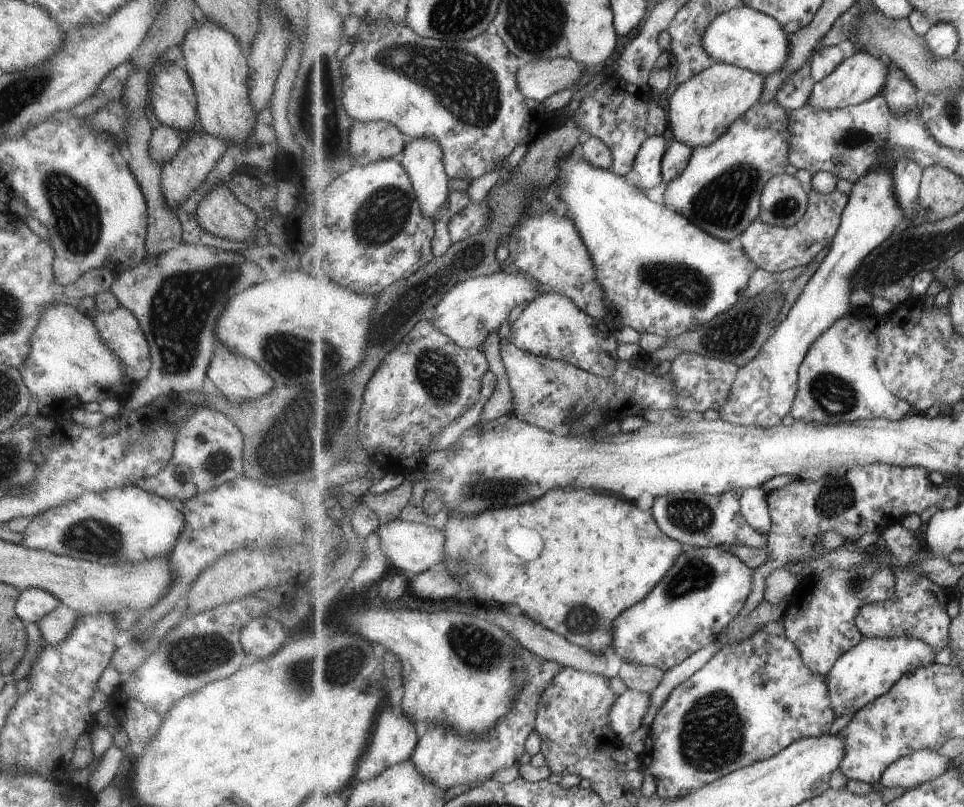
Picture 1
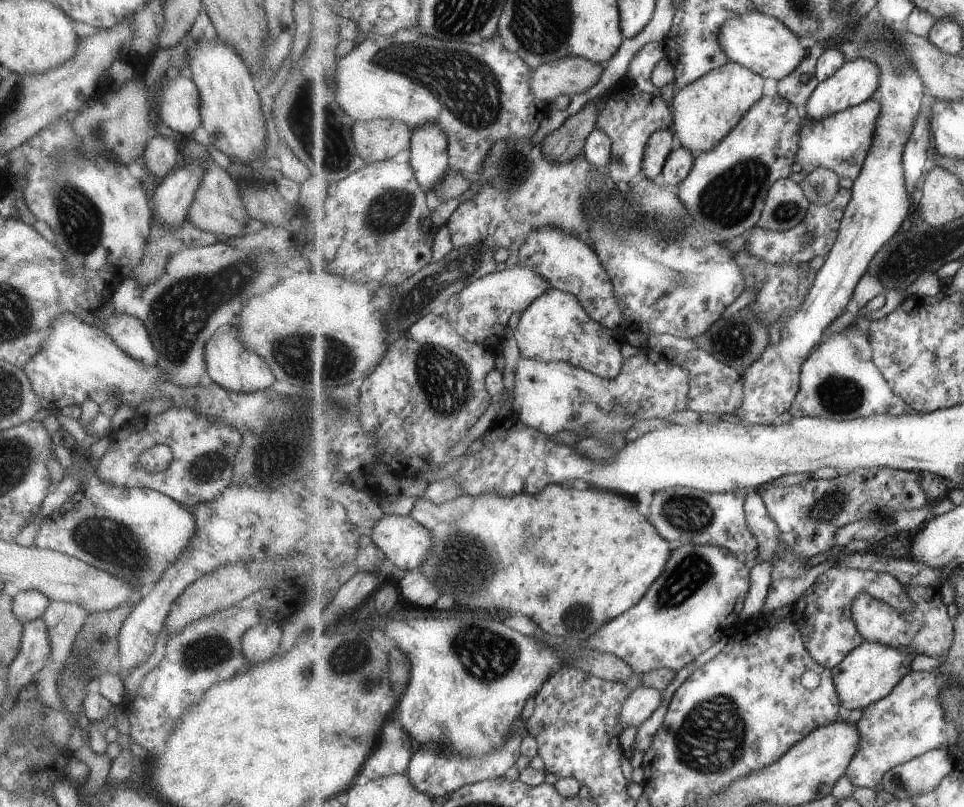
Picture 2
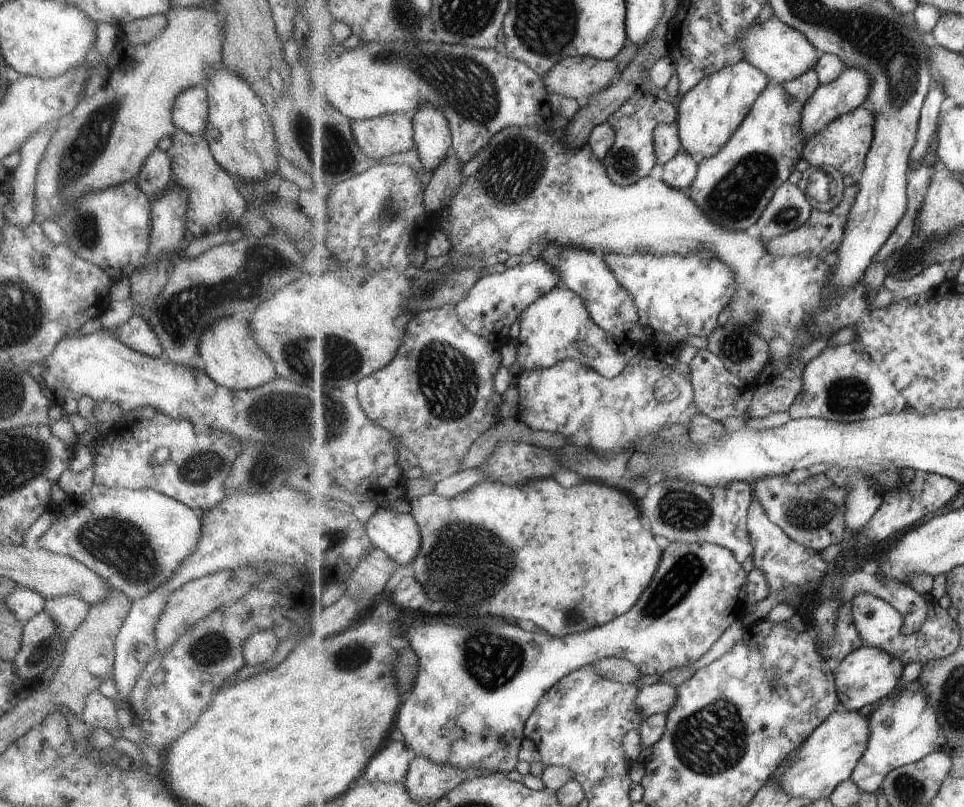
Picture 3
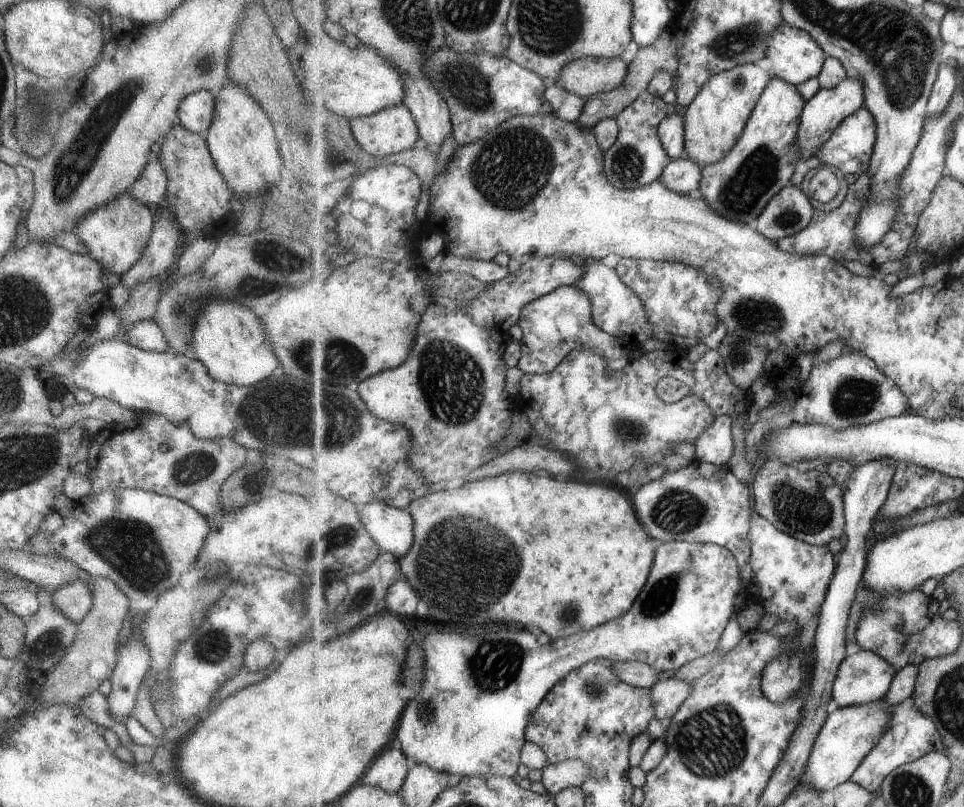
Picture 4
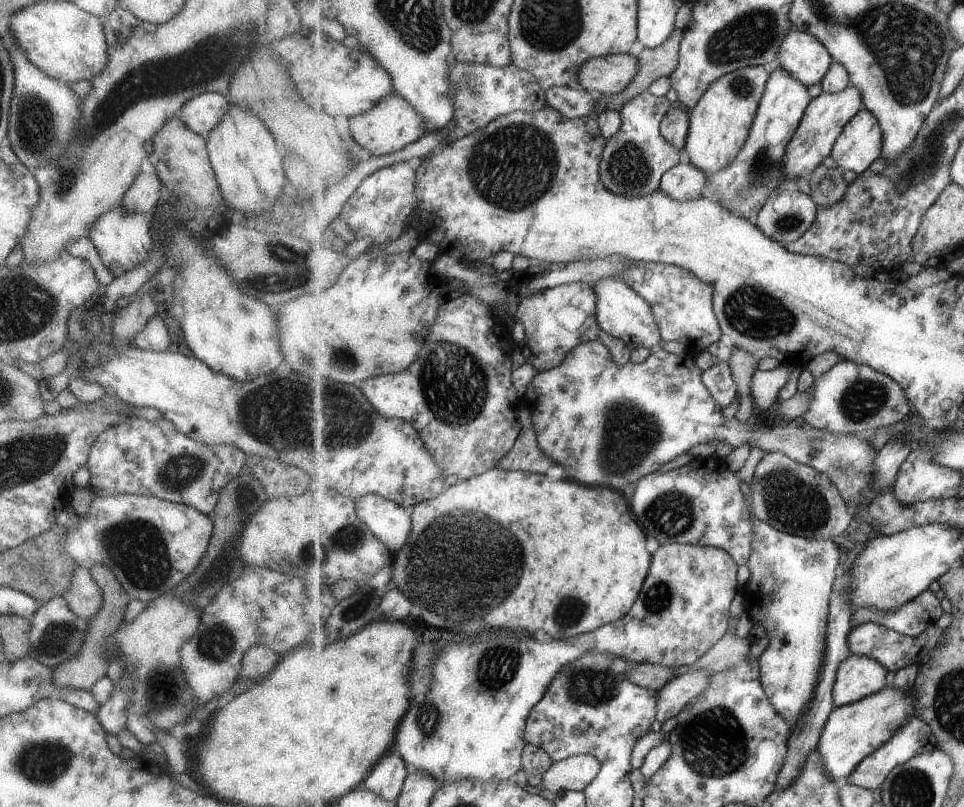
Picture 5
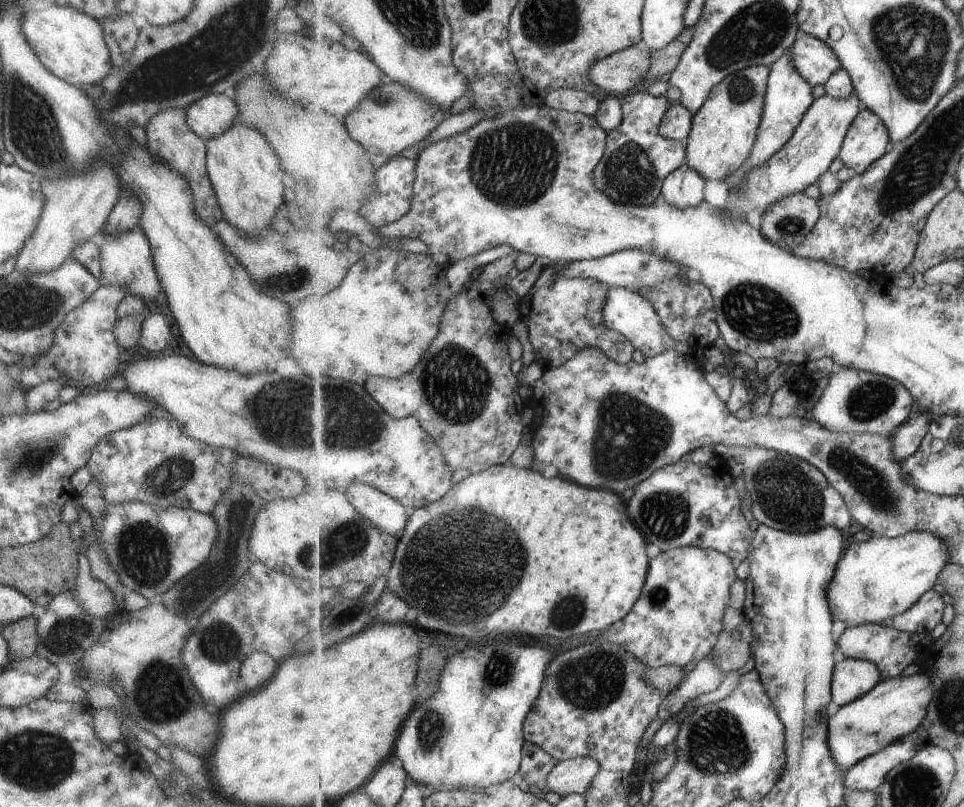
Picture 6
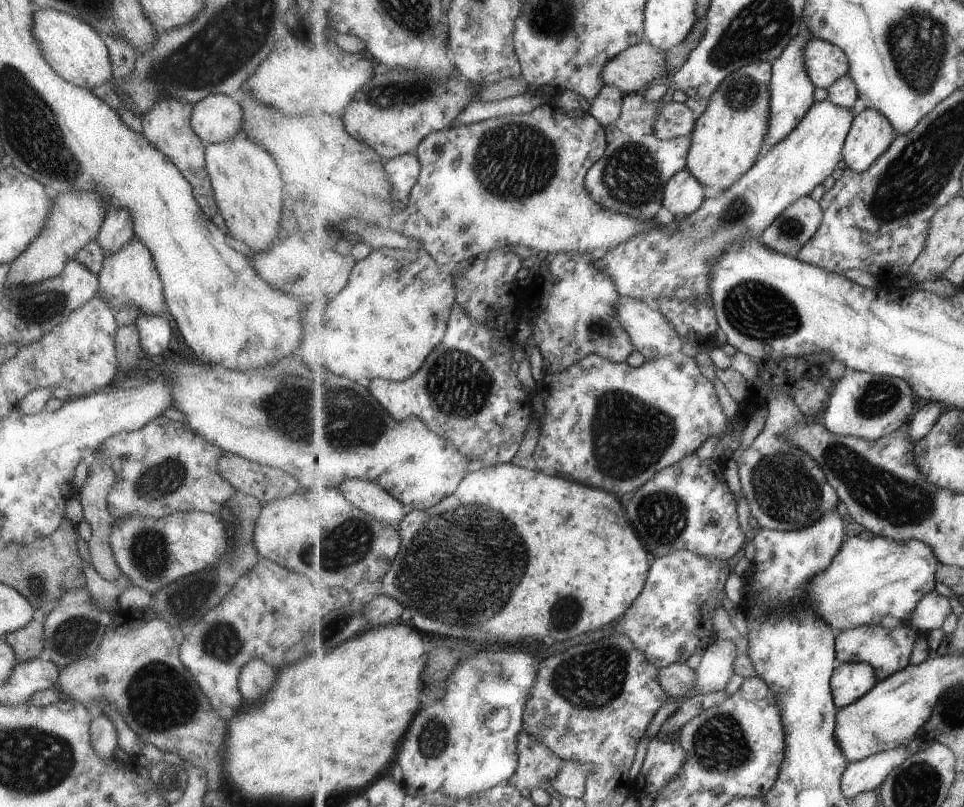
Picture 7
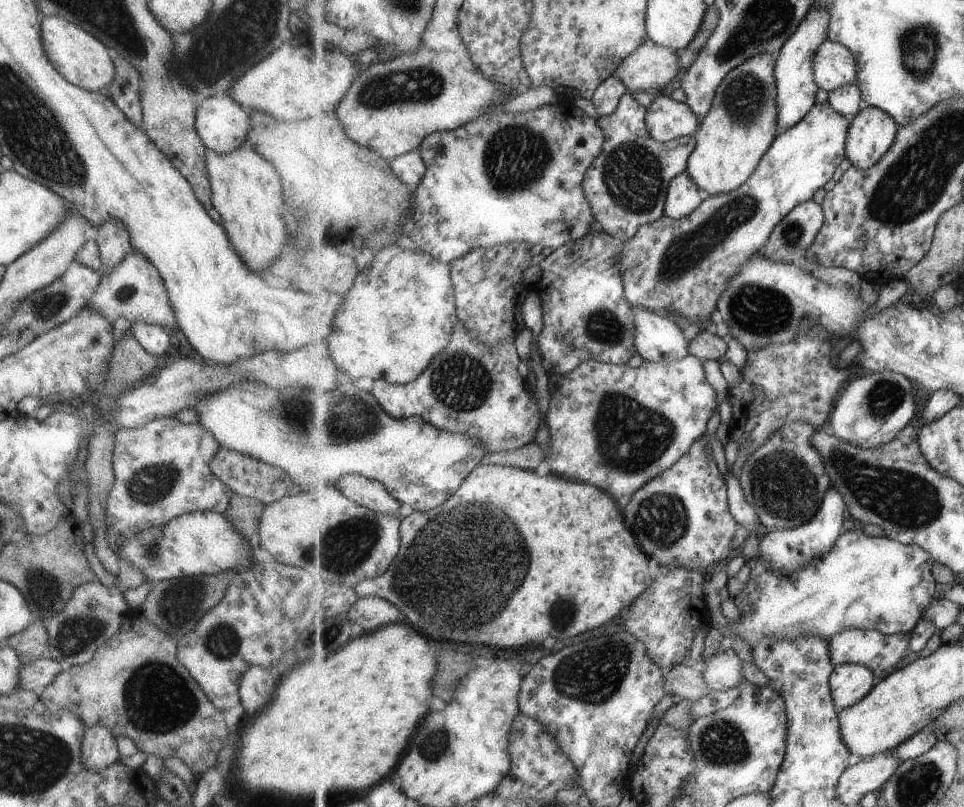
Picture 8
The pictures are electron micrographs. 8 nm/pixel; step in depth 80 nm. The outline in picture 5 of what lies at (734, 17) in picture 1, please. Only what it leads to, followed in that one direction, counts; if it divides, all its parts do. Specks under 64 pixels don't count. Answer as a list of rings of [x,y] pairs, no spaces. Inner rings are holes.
[[[795,28],[784,38],[778,60],[781,68],[805,86],[821,83],[835,61],[815,35]]]

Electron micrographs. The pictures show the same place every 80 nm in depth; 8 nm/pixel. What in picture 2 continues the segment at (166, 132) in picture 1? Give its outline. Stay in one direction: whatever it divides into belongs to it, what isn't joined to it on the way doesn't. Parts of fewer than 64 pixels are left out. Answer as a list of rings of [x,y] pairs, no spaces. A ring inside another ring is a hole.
[[[155,132],[154,137],[147,143],[146,149],[143,151],[144,168],[153,177],[158,177],[159,182],[180,160],[177,144],[177,138],[164,138]]]

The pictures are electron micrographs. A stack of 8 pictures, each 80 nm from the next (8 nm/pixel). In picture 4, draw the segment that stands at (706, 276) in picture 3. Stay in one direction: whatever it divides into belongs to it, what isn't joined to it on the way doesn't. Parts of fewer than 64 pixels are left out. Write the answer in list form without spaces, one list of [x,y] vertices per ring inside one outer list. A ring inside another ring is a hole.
[[[620,258],[615,268],[623,282],[627,283],[646,304],[648,319],[658,337],[669,339],[677,344],[683,352],[691,346],[697,346],[713,334],[719,326],[716,313],[721,295],[722,283],[697,267],[678,263],[677,261],[654,261],[651,259]]]

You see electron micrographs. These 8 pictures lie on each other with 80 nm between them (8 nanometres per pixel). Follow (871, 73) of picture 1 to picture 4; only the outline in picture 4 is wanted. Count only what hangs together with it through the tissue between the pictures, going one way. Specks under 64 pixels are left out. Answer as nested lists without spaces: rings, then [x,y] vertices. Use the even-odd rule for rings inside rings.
[[[848,76],[839,86],[834,89],[821,89],[811,100],[807,101],[802,118],[798,137],[794,144],[798,147],[800,160],[805,161],[813,156],[818,156],[822,146],[833,136],[835,130],[842,125],[842,122],[862,109],[865,104],[866,87],[859,78]]]

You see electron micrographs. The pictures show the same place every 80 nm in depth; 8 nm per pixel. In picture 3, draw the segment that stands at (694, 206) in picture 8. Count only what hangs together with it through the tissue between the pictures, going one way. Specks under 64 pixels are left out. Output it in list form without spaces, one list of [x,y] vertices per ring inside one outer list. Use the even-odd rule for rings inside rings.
[[[681,150],[673,160],[670,160],[658,172],[658,175],[669,186],[679,190],[691,188],[692,182],[697,178],[700,162],[689,153]]]

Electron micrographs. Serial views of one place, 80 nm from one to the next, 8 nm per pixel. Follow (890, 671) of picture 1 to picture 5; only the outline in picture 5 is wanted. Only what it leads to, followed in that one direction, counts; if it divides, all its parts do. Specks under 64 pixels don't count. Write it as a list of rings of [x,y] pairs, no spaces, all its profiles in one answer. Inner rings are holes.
[[[851,655],[839,665],[834,684],[834,704],[845,706],[886,688],[889,670],[877,659]]]

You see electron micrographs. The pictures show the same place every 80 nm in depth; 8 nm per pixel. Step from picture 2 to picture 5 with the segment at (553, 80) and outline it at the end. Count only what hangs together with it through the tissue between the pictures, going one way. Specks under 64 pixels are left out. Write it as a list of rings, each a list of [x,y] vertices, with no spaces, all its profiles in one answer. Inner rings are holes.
[[[631,53],[592,58],[580,68],[578,86],[597,96],[619,94],[632,83],[639,69],[639,59]]]

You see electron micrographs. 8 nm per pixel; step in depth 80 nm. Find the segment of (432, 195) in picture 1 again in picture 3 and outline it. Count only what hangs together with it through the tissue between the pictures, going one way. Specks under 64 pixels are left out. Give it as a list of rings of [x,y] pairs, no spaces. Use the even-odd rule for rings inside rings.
[[[425,103],[414,114],[414,142],[421,164],[436,168],[452,150],[452,126],[445,111],[431,103]]]

